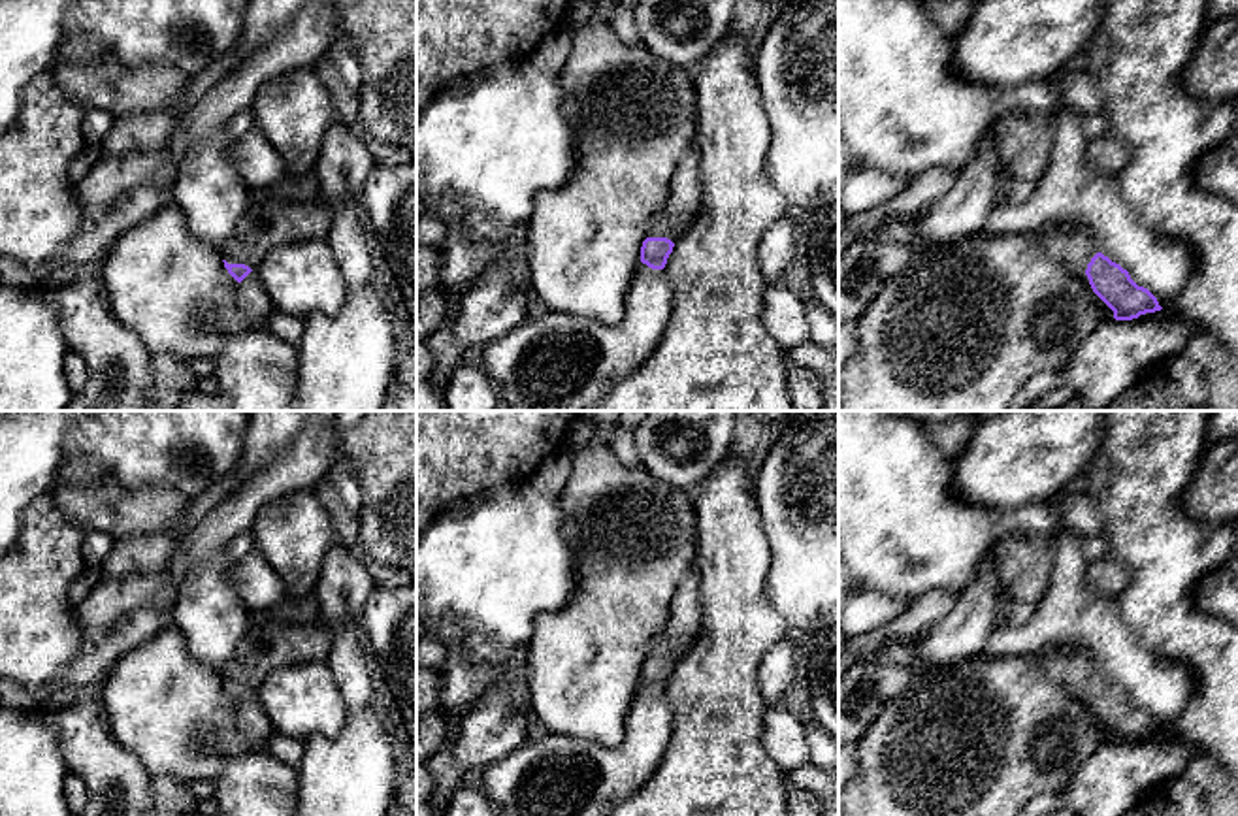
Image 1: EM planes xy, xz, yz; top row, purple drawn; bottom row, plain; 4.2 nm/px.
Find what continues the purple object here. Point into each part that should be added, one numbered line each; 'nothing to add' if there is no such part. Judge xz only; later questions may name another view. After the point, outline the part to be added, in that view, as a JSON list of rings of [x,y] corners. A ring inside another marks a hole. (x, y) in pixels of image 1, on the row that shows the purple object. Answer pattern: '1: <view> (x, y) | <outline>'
1: xz (660, 227) | [[[663,207],[656,213],[648,237],[667,237],[673,243],[676,243],[680,236],[686,232],[686,228],[671,226]]]

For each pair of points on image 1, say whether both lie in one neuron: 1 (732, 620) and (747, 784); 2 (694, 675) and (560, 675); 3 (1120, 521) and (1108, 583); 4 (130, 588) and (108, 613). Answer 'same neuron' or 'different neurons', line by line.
1: same neuron
2: different neurons
3: different neurons
4: same neuron

